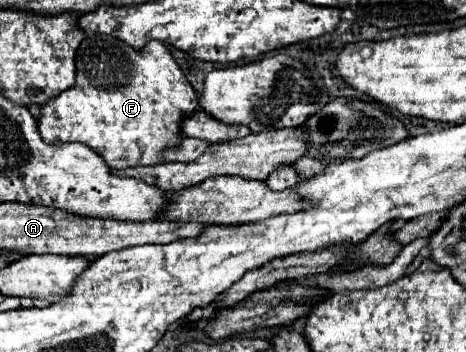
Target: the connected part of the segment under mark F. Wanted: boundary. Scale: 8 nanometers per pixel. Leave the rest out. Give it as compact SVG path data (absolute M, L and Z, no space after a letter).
M91 35L85 37L77 49L75 57L77 79L67 91L57 97L47 99L41 105L39 133L45 143L57 141L79 141L89 145L99 153L111 169L127 169L137 165L155 165L161 161L161 151L169 145L181 141L179 123L183 117L191 115L197 105L197 93L185 79L181 67L175 63L173 55L161 41L149 41L143 49L133 49L131 45L119 41L111 35Z

